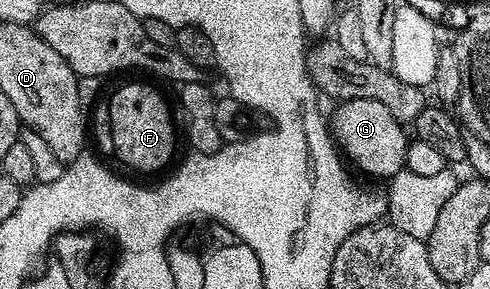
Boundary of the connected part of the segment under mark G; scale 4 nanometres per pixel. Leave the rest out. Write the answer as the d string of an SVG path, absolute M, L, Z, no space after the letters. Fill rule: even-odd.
M348 100L338 102L336 108L338 111L334 114L334 122L332 118L332 134L341 153L343 150L364 173L371 174L374 178L389 180L397 173L403 172L406 164L408 137L406 138L405 132L402 131L405 130L403 123L398 122L396 116L392 116L392 112L388 112L388 108L380 104L380 100Z

